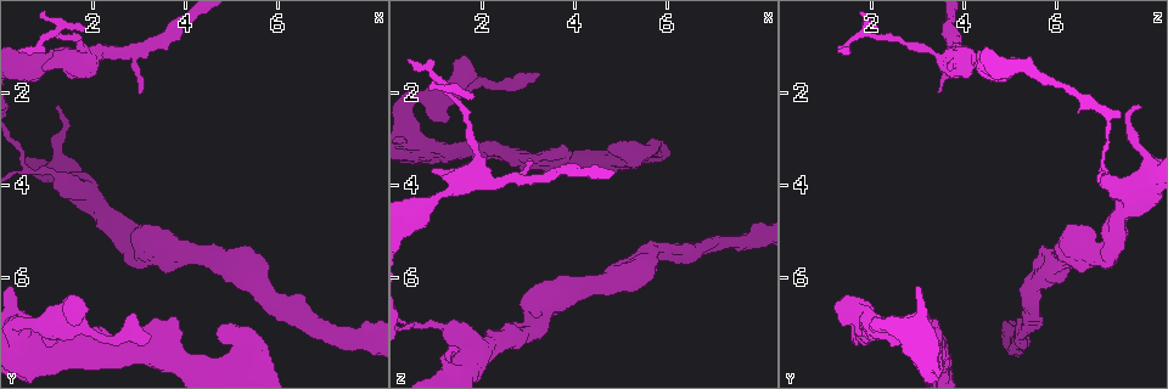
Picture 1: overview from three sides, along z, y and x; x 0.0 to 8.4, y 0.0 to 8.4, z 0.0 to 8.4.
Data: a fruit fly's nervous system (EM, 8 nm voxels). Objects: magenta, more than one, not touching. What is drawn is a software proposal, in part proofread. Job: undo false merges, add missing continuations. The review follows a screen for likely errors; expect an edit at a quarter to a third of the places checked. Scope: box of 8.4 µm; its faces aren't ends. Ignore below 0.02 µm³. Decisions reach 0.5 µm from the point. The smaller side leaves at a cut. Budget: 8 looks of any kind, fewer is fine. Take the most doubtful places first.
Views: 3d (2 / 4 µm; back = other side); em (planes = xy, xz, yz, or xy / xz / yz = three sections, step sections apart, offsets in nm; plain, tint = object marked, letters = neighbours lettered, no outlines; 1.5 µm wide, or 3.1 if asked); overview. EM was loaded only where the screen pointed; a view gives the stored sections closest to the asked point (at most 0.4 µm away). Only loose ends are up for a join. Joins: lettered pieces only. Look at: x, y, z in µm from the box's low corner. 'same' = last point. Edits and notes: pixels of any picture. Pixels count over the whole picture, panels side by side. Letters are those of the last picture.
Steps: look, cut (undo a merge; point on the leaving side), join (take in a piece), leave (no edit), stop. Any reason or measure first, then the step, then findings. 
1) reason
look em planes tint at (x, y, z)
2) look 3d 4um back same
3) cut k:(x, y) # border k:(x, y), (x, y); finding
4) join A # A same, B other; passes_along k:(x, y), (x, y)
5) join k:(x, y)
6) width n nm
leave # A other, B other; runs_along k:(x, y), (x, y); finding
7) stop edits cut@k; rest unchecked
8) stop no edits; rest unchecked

look em planes letters at (3.25, 7.30, 1.65)

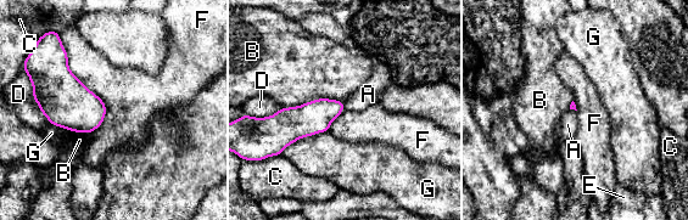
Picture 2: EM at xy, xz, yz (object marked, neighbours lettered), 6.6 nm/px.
leave # A other, B other, C other, D other, E other, F other, G other; border 2:(61, 41), (106, 108), (89, 134); none of them fits

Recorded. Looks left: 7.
tapers out
look em planes tint at (1.25, 2.25, 7.80)

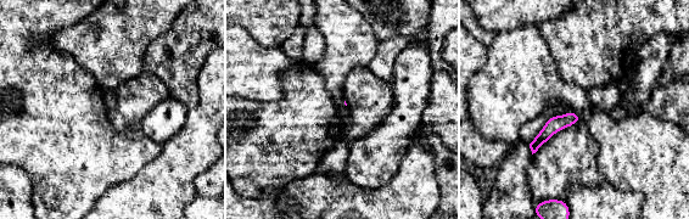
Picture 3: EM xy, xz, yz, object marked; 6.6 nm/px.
see the neighbours
look em planes letters same

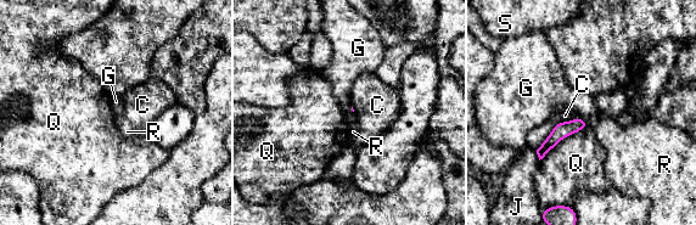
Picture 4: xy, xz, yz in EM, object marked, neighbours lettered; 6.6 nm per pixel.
longest_contact Q 400 nm
leave # C other, G other, J other, Q other, R other, S other; runs_along 4:(583, 124), (563, 129), (540, 153); none of them fits

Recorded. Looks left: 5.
an open end
look 3d 4um at (5.80, 7.40, 3.15)

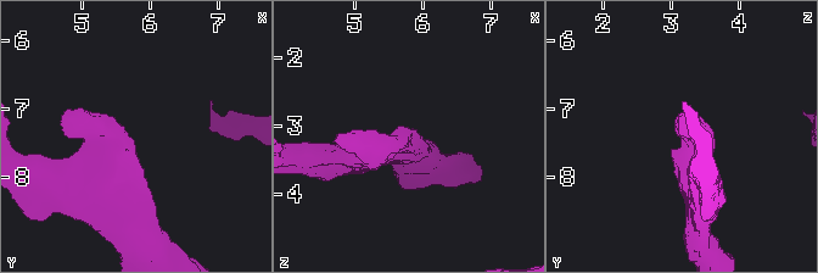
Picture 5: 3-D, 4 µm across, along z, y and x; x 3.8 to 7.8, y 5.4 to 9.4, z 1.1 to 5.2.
look em xz step 4 letters at (5.70, 7.45, 3.20)

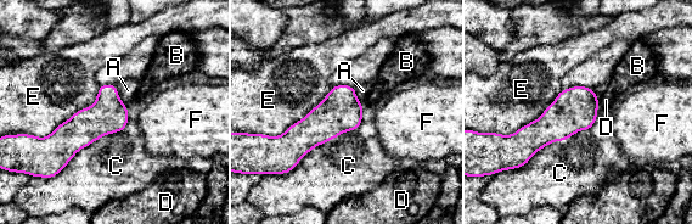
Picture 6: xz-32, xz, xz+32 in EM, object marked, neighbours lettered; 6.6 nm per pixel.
another direction
look em planes letters same

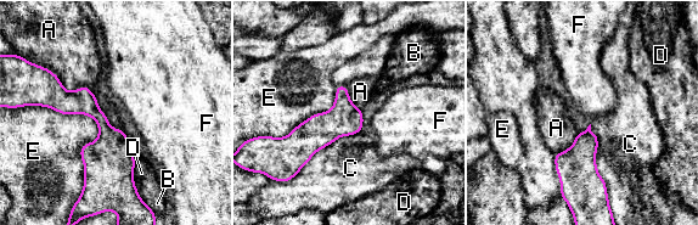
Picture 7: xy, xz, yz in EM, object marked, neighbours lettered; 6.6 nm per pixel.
longest_contact E 700 nm
leave # A other, B other, C other, D other, E other, F other; border 7:(45, 67), (123, 131); none of them fits

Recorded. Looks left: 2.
stop no edits; rest unchecked

